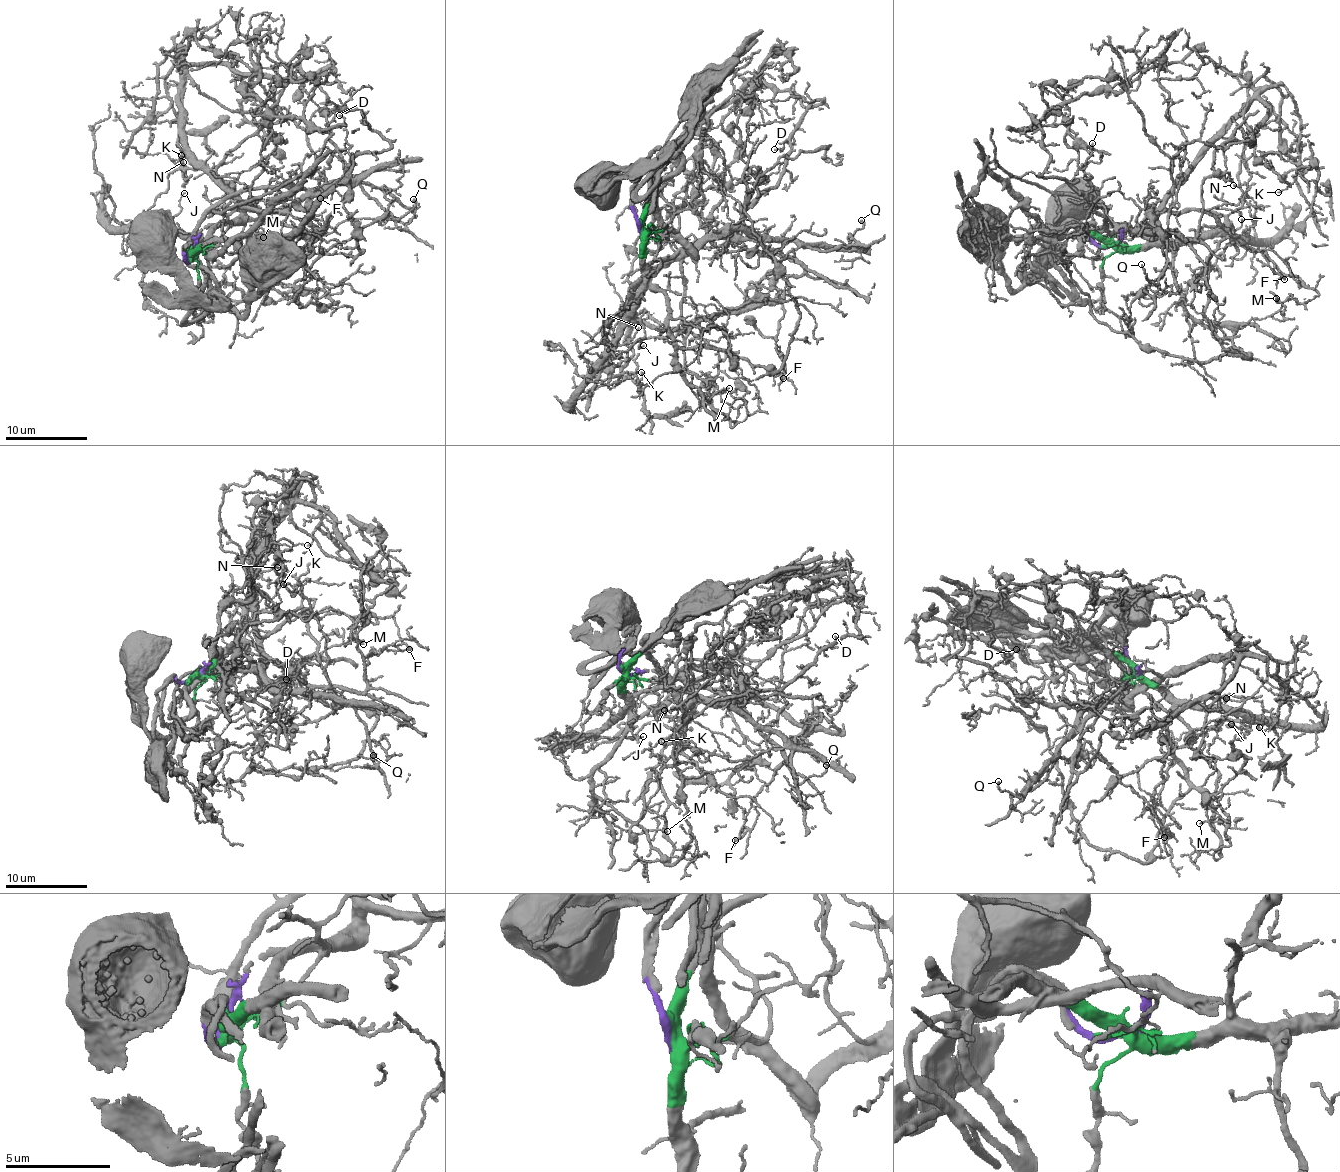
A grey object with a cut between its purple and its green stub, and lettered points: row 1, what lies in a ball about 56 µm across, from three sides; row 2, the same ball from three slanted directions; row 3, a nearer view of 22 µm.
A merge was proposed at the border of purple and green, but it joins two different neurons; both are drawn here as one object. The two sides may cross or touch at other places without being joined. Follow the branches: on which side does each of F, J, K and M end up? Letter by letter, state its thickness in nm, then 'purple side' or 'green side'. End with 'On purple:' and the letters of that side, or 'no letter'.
F: calibre 90 nm; green side
J: calibre 90 nm; green side
K: calibre 120 nm; purple side
M: calibre 110 nm; green side
On purple: K

